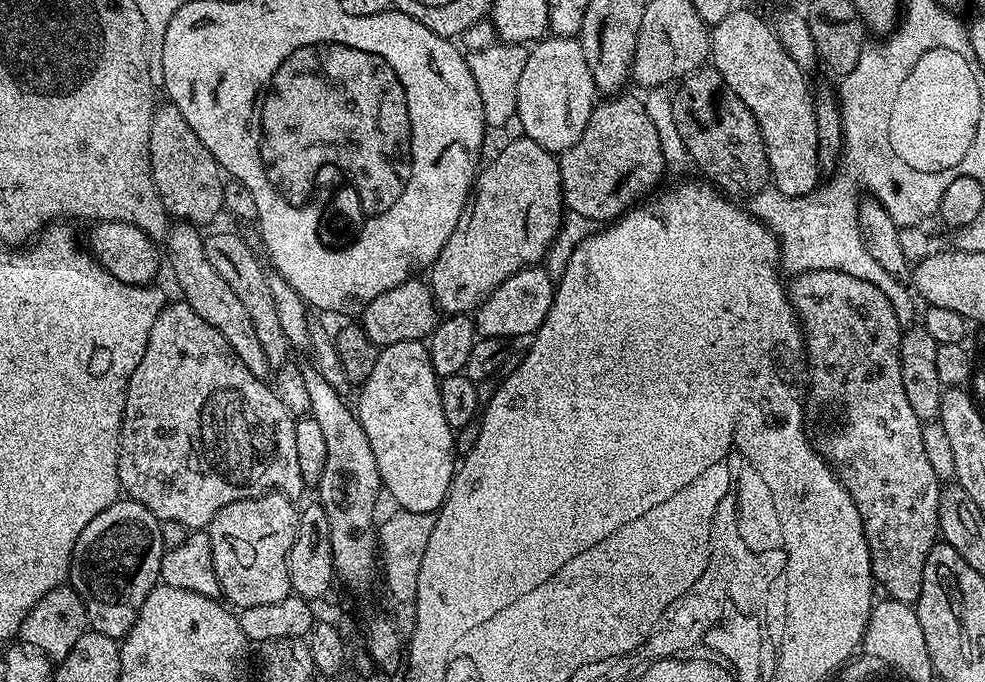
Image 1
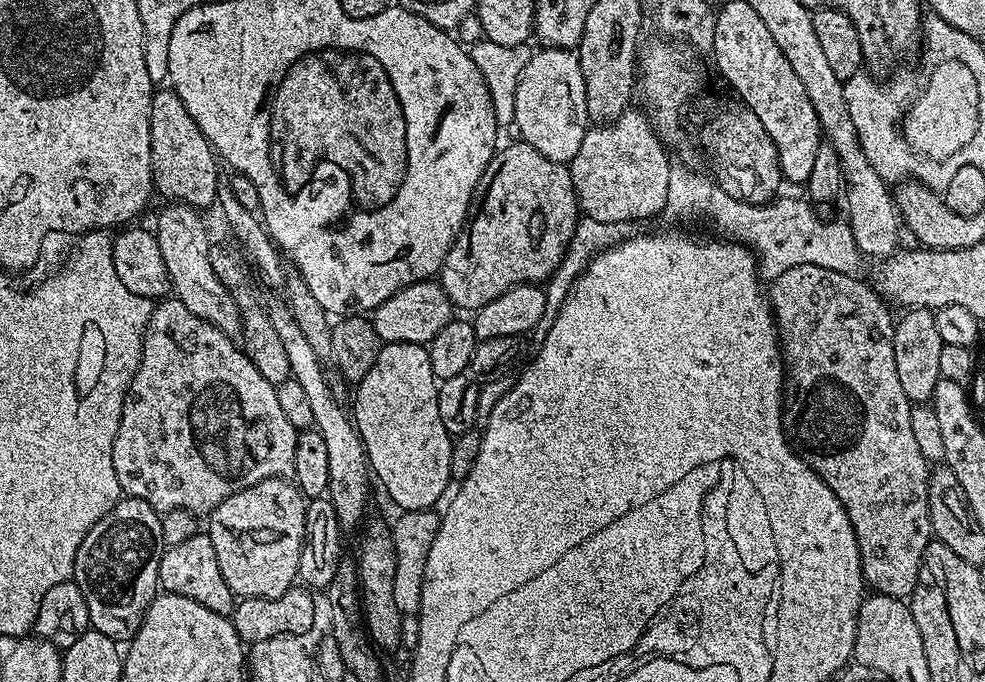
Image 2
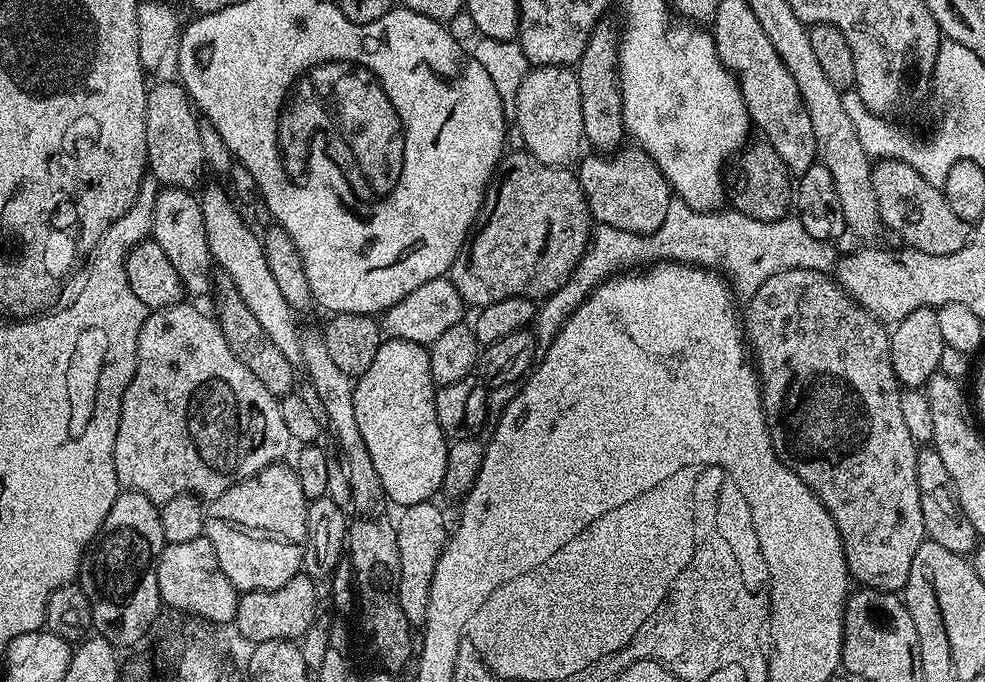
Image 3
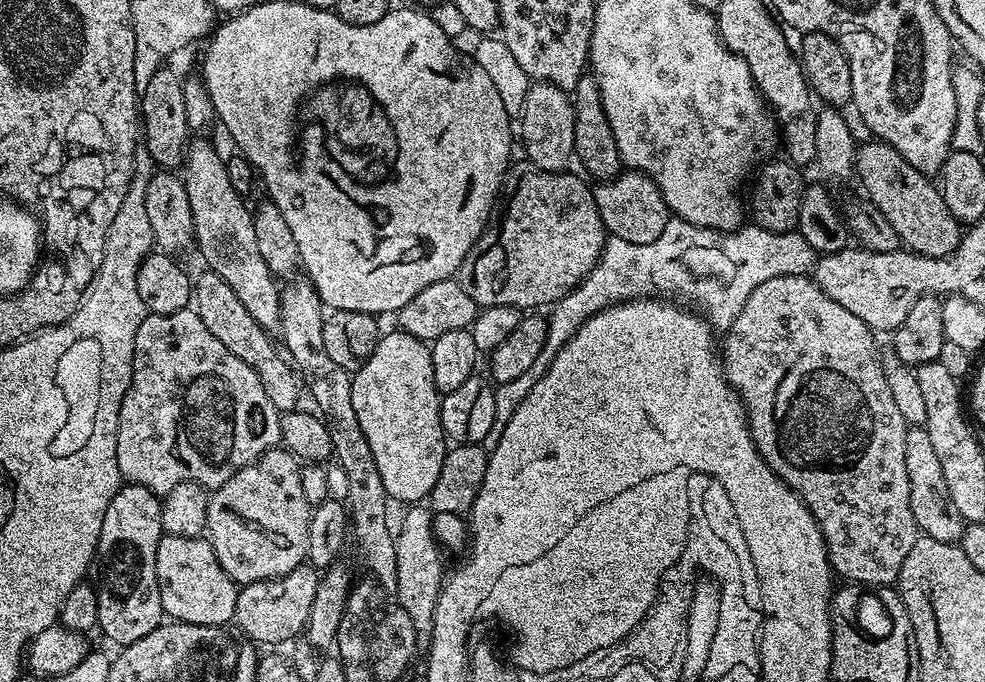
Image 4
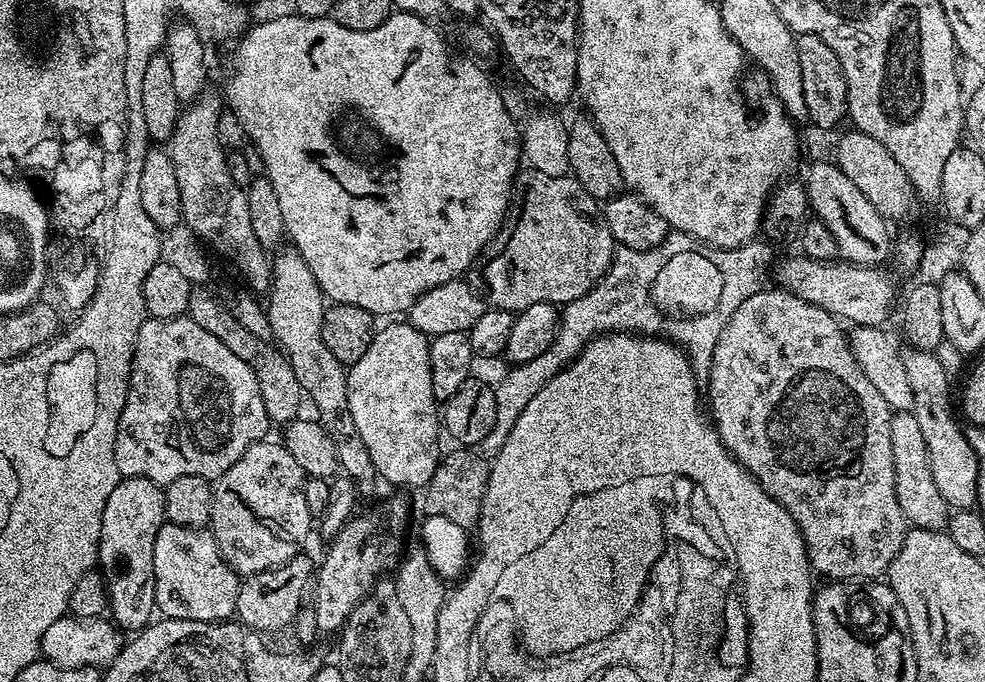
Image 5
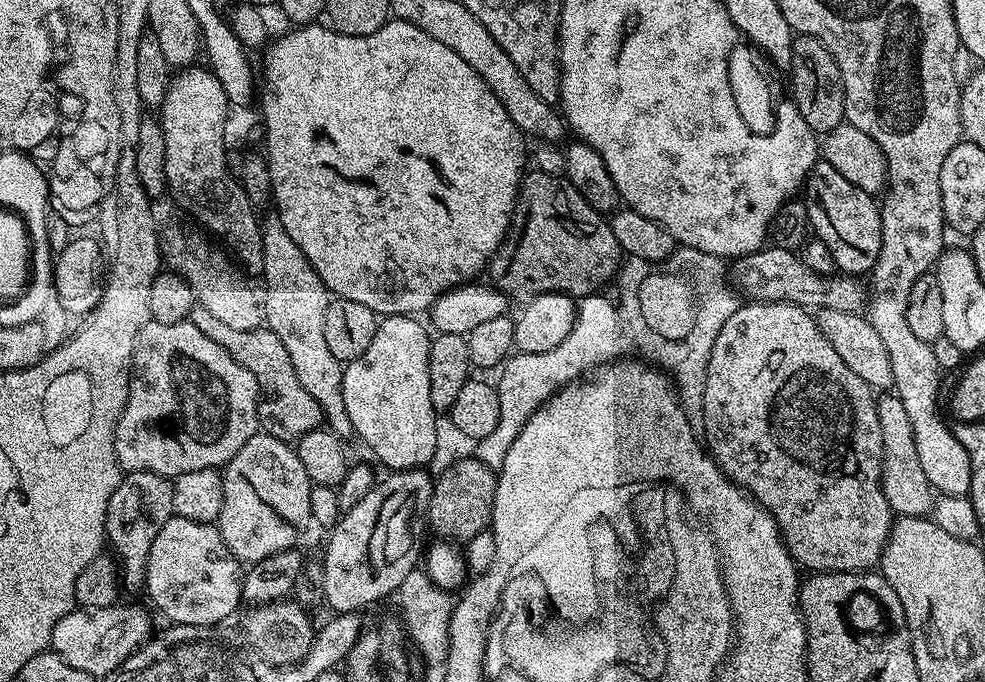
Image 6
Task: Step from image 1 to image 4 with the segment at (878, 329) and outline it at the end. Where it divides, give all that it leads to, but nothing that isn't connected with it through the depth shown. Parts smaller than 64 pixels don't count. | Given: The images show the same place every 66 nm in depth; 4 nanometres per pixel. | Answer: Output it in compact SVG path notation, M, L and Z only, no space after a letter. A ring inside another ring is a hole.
M809 275L803 276L775 276L770 282L762 282L750 298L746 298L746 306L738 310L733 318L731 326L726 329L728 336L722 340L722 359L724 362L724 376L729 386L735 390L741 404L744 405L744 414L748 418L748 429L752 435L752 441L756 443L756 449L760 457L802 498L804 505L810 510L810 514L818 522L822 530L824 545L828 551L828 560L832 564L832 571L837 577L845 576L845 581L867 586L892 586L900 579L902 562L906 562L906 554L914 547L918 535L918 529L914 522L914 510L910 510L910 478L906 478L906 434L909 425L905 424L897 404L894 402L894 394L886 382L884 365L881 357L876 357L876 340L872 329L850 314L850 310L838 306L832 298L827 296L816 285L815 279Z

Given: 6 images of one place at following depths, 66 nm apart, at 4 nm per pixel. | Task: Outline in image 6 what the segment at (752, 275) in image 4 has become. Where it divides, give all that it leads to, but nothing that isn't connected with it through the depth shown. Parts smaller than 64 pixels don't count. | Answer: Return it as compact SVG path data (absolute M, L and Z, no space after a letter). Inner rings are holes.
M680 246L671 252L668 259L658 262L642 258L625 259L607 291L583 297L579 301L574 330L566 334L560 345L554 346L554 350L546 350L546 354L516 352L504 361L498 372L500 380L495 381L500 403L498 426L494 426L494 431L486 434L486 438L475 441L474 456L493 470L499 470L506 458L506 450L510 450L510 446L514 446L514 438L522 434L522 426L526 426L531 416L559 388L581 379L593 368L611 364L614 360L623 360L629 354L635 354L639 359L667 372L678 389L685 412L689 417L699 417L702 413L702 398L706 394L706 370L710 362L710 350L714 350L714 338L718 338L718 330L726 326L726 318L730 318L730 314L734 314L741 303L737 289L730 283L729 265L714 254Z

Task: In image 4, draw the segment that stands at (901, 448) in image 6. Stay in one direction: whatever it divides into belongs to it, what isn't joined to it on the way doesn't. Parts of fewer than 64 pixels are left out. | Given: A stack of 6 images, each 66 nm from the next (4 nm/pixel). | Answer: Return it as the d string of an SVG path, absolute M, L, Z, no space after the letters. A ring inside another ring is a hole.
M922 426L909 427L906 434L906 478L910 478L910 510L914 510L914 522L923 535L938 538L938 542L954 544L959 541L966 527L962 514L950 499L946 477L938 463L938 453L930 442L930 434Z

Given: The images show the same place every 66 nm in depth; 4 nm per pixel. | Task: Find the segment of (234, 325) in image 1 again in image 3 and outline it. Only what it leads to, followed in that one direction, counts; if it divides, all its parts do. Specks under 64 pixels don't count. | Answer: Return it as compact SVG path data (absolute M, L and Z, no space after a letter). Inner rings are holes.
M161 187L156 194L152 215L151 239L162 246L166 258L170 258L178 278L182 278L185 293L189 297L209 295L212 292L214 265L206 242L206 222L202 222L202 206L199 199L187 188Z

